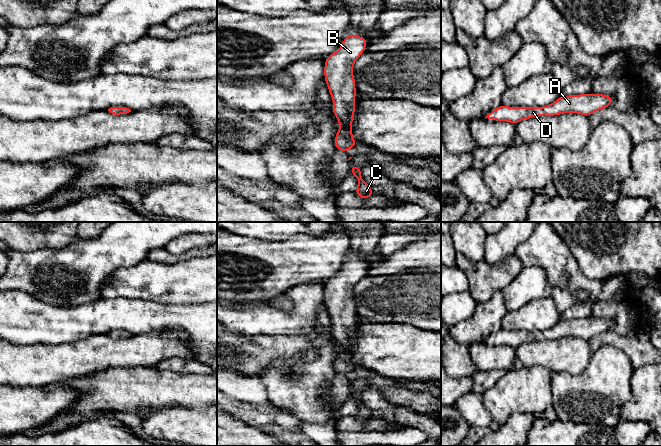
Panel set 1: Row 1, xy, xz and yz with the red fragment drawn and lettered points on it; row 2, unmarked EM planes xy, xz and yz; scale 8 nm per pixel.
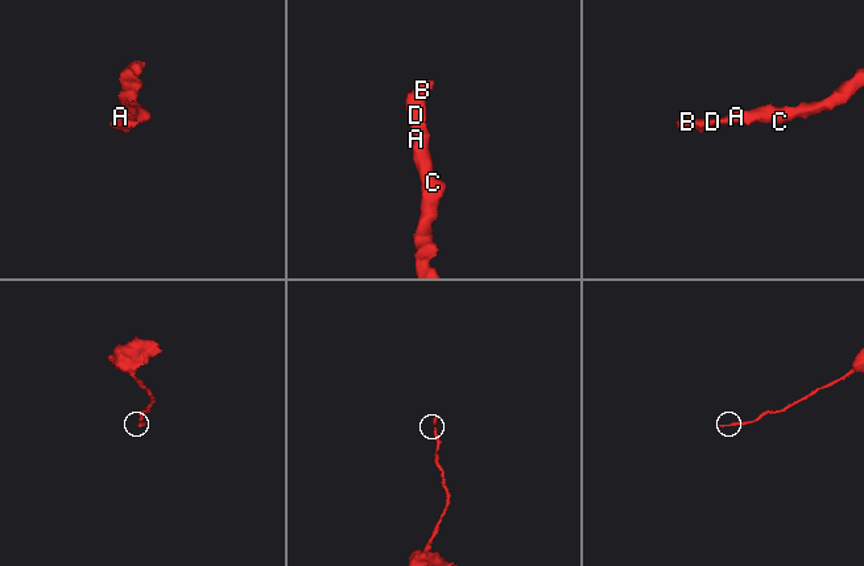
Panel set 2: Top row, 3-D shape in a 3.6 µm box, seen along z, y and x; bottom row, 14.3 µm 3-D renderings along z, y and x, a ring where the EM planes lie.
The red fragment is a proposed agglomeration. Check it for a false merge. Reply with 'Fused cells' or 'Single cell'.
Single cell

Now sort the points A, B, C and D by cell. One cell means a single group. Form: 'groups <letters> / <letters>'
groups A B C D

